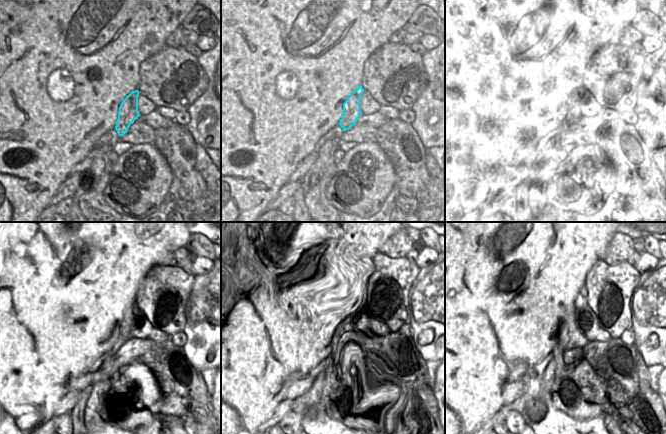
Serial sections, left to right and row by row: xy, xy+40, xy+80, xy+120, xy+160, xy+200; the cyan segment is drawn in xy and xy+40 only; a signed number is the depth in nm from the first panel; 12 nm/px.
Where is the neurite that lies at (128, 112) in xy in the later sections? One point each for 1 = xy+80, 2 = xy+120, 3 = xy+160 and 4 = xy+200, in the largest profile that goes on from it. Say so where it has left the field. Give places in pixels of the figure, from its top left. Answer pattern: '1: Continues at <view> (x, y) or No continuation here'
1: Continues at xy+80 (575, 104)
2: Continues at xy+120 (125, 327)
3: Continues at xy+160 (358, 302)
4: Continues at xy+200 (581, 300).

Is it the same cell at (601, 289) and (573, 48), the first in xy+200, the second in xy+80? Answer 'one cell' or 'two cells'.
two cells

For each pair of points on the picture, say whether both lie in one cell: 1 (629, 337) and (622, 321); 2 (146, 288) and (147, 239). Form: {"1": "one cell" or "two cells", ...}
{"1": "two cells", "2": "two cells"}

